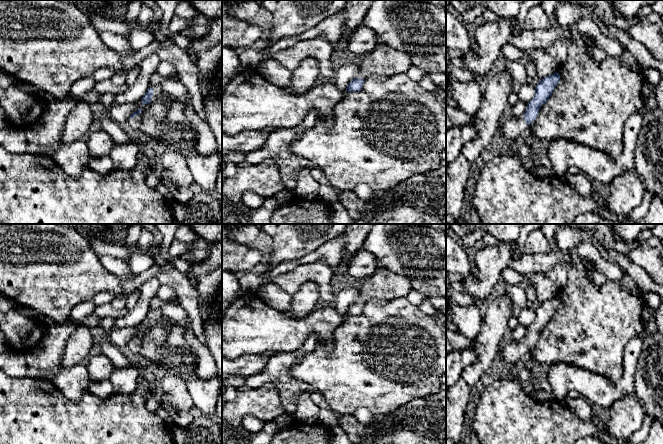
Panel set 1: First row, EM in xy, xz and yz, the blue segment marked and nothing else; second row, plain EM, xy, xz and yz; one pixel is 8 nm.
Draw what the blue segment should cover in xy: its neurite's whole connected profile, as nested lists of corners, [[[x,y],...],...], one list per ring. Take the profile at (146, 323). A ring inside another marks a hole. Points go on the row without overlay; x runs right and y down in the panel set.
[[[154,309],[152,312],[149,312],[145,319],[141,322],[143,331],[131,338],[125,348],[125,352],[132,358],[144,362],[145,359],[141,357],[142,338],[150,327],[154,327],[158,322],[161,322],[165,326],[169,320],[170,319],[163,314],[161,309]]]

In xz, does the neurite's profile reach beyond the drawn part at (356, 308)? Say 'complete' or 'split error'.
split error

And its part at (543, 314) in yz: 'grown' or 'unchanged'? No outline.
grown

